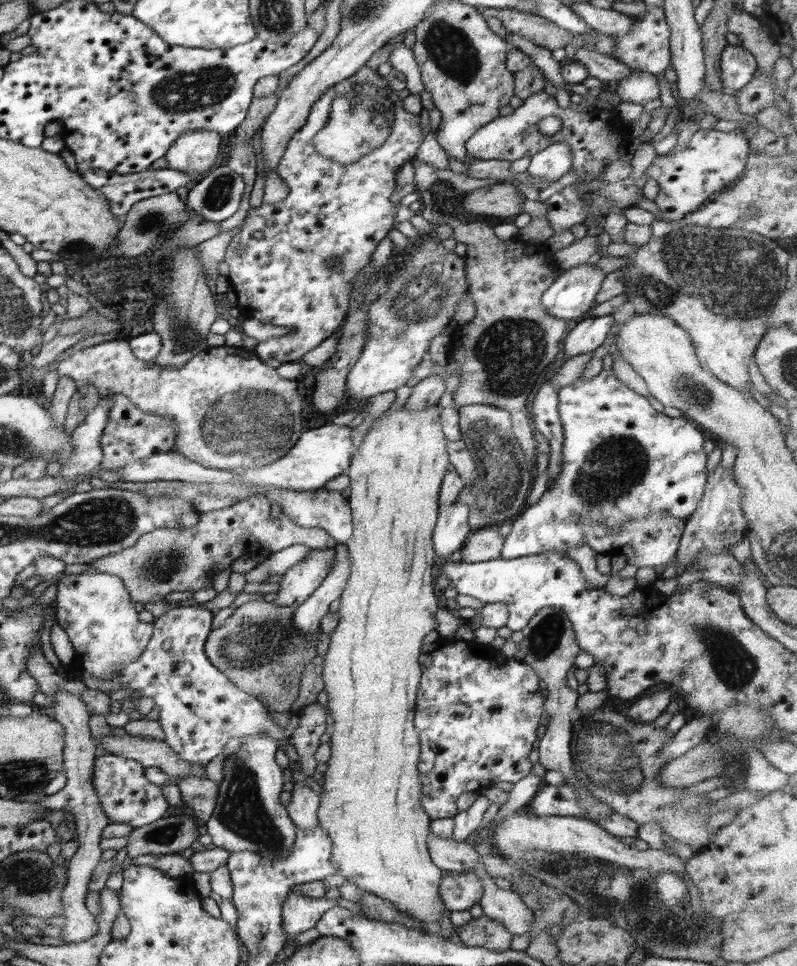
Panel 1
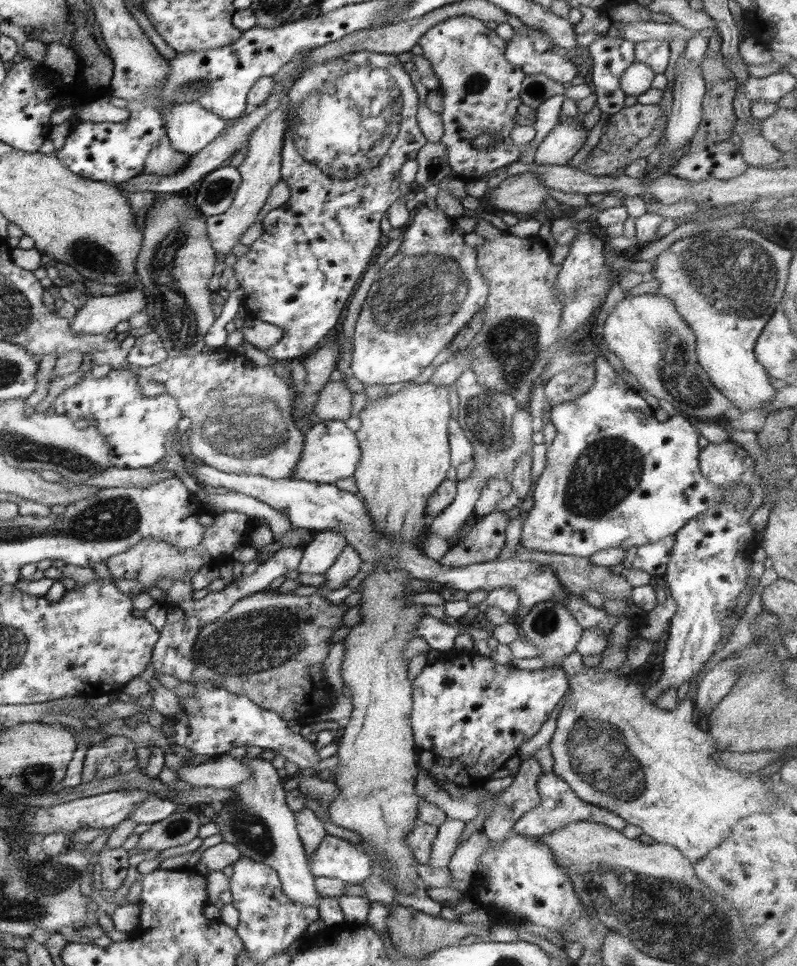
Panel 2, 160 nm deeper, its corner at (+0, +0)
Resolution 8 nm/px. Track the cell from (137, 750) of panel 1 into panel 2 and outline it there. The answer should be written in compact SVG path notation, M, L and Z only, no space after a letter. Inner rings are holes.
M222 755L198 766L182 766L176 773L194 787L210 788L232 789L251 777L250 768L231 755Z

